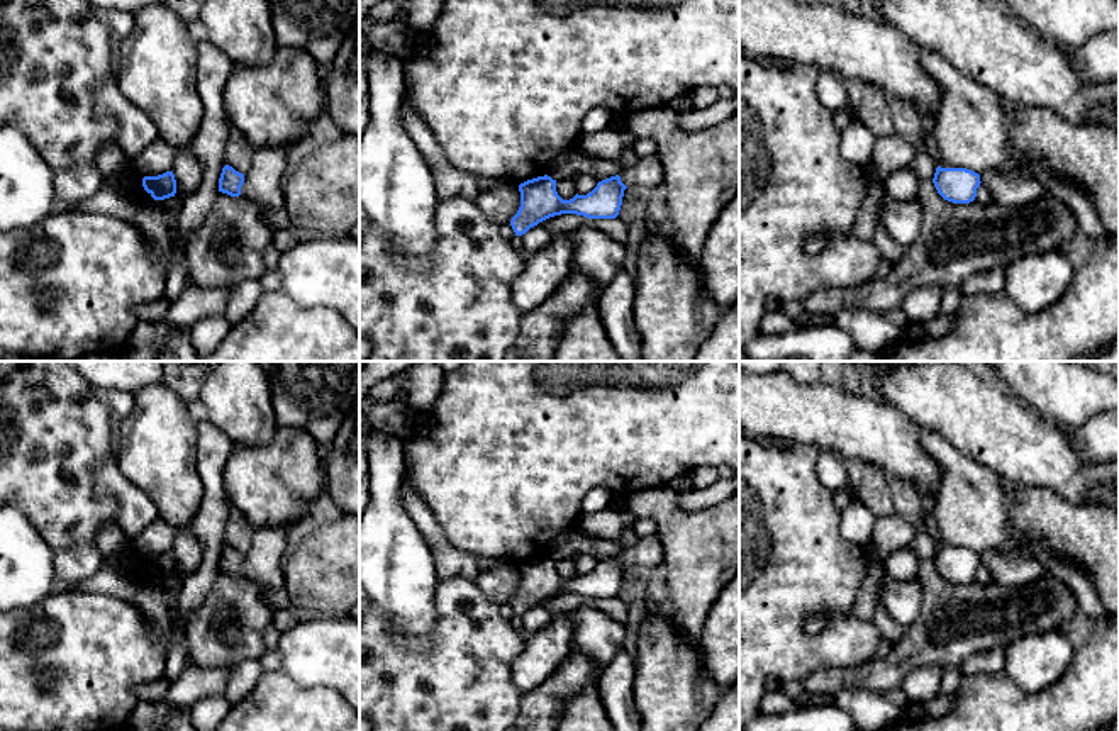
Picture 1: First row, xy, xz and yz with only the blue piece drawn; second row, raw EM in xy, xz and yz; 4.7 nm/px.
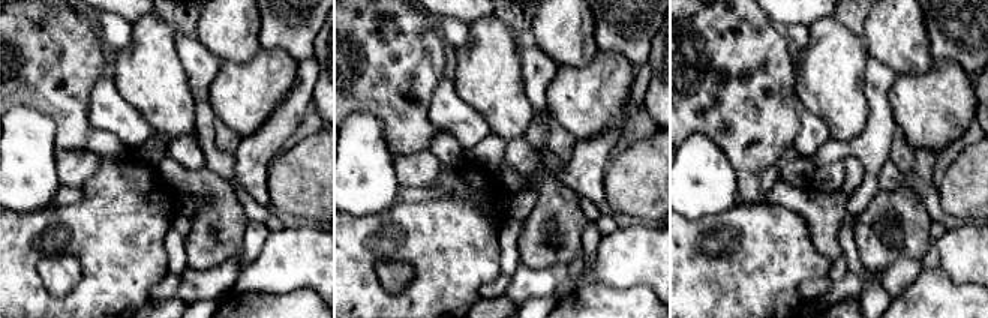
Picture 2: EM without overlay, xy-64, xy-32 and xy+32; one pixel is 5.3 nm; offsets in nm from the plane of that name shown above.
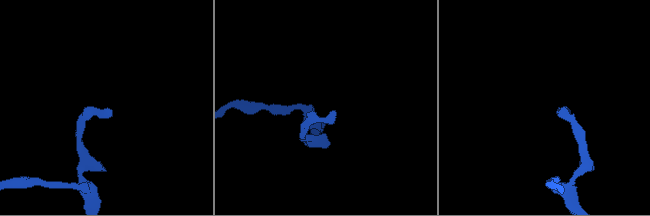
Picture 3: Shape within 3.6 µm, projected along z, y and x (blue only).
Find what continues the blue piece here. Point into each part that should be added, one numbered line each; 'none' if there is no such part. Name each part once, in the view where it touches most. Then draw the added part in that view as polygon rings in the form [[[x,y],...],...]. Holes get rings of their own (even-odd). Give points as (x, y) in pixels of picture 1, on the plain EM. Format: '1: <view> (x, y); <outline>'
1: xy (261, 563); [[[292,524],[256,527],[251,548],[244,555],[241,575],[258,582],[264,589],[285,587],[281,556]]]

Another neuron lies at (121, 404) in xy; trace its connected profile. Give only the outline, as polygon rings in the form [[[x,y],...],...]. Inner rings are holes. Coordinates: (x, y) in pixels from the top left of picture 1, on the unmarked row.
[[[112,388],[105,392],[105,405],[115,421],[124,421],[134,410],[134,393]]]

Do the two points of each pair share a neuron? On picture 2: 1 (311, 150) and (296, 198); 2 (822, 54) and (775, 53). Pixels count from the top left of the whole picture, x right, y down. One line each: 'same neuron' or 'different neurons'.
1: same neuron
2: different neurons

